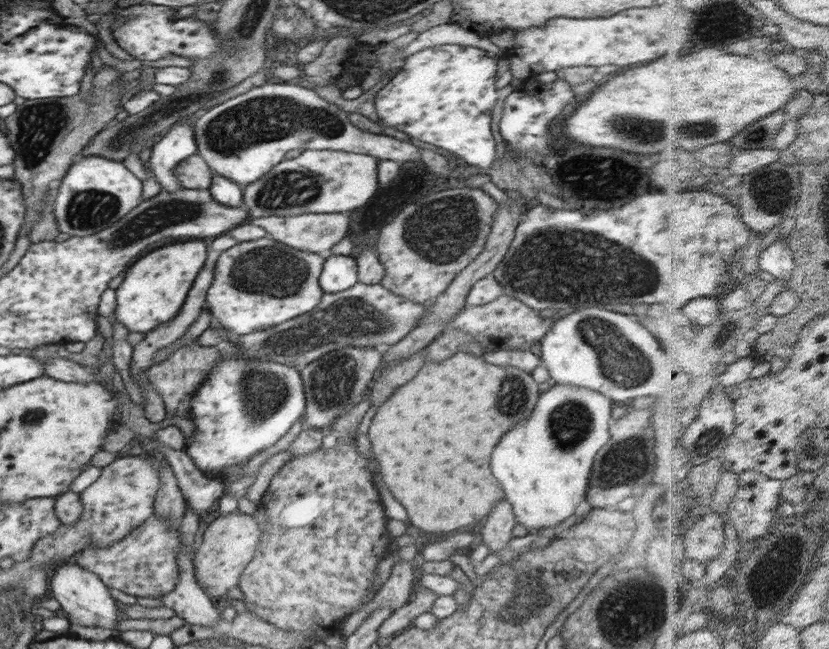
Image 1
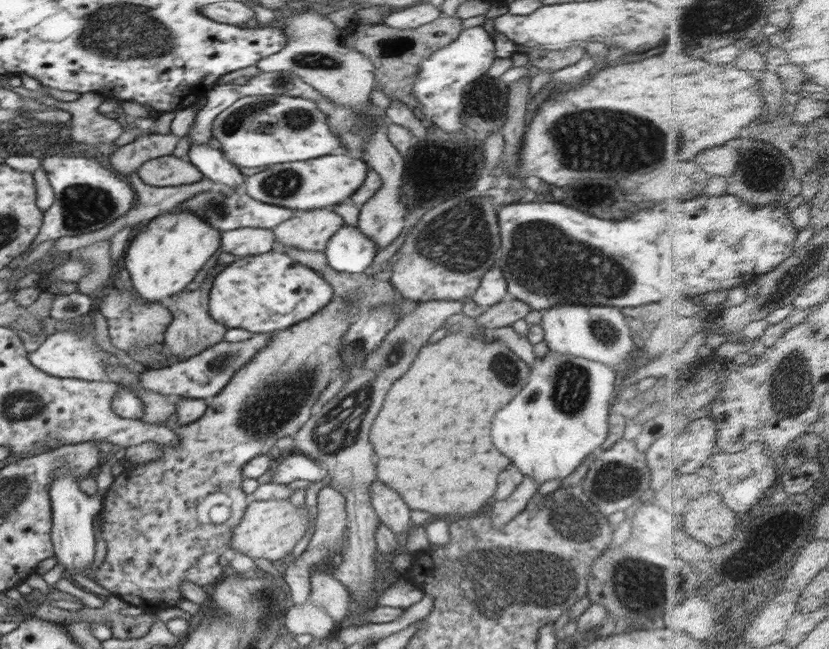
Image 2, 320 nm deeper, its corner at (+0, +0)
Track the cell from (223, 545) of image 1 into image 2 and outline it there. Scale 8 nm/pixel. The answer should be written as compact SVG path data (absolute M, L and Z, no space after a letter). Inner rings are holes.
M250 499L240 524L232 531L232 551L240 551L250 558L266 558L278 565L284 556L290 555L297 542L308 532L309 511L307 505L294 505L290 499L256 501Z

